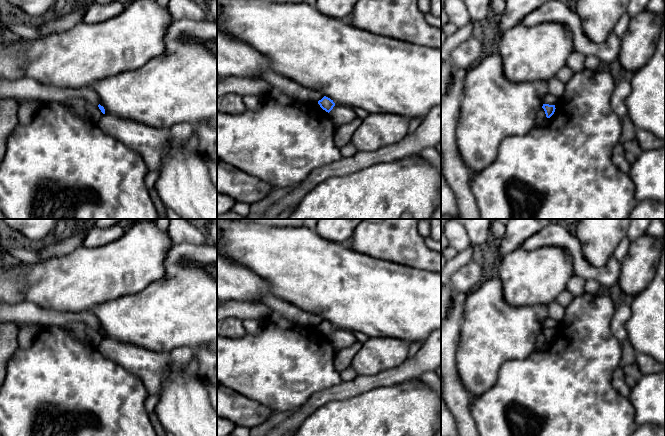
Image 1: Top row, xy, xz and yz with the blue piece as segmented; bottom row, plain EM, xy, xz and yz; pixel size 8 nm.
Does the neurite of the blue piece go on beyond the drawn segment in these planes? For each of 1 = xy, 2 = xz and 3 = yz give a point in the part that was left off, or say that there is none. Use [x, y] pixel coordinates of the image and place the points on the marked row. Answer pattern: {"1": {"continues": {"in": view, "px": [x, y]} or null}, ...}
{"1": {"continues": null}, "2": {"continues": null}, "3": {"continues": null}}

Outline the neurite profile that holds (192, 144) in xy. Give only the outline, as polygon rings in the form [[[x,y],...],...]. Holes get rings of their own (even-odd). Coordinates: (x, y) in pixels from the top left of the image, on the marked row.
[[[195,134],[187,141],[187,150],[192,153],[198,153],[199,138]]]

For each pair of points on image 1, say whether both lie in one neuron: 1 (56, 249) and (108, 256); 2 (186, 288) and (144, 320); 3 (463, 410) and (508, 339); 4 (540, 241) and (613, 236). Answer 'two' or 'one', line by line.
1: two
2: one
3: two
4: two

